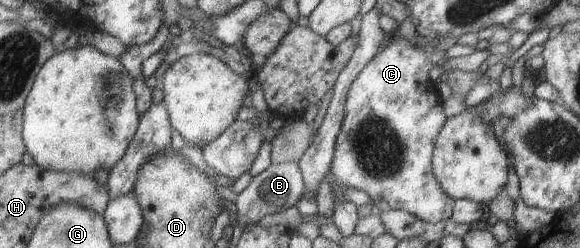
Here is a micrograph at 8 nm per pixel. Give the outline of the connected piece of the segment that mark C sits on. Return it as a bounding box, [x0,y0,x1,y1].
[325,32,455,223]

